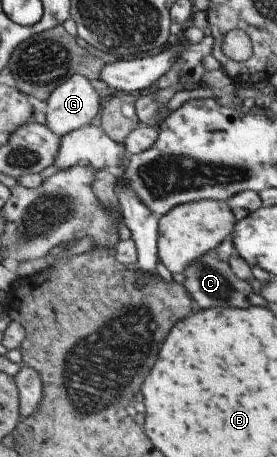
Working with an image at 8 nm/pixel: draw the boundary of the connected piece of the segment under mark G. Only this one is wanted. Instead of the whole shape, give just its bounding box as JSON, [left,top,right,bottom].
[44,75,101,138]

